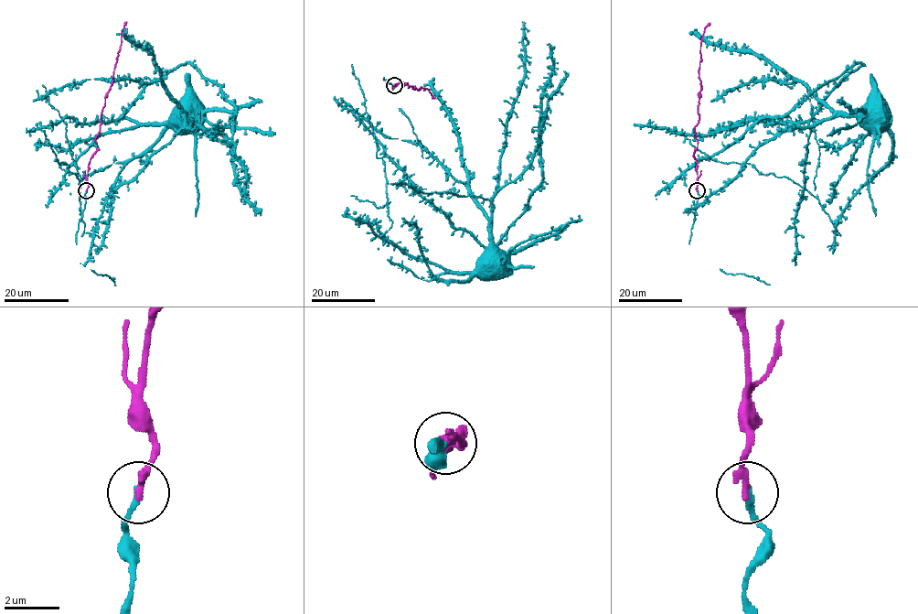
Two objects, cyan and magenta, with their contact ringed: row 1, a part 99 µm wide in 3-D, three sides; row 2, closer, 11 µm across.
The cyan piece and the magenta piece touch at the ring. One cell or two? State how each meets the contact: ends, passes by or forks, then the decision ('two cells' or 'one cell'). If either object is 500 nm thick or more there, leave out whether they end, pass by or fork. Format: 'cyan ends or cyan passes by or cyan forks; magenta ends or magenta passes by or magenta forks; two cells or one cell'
cyan ends; magenta ends; one cell

